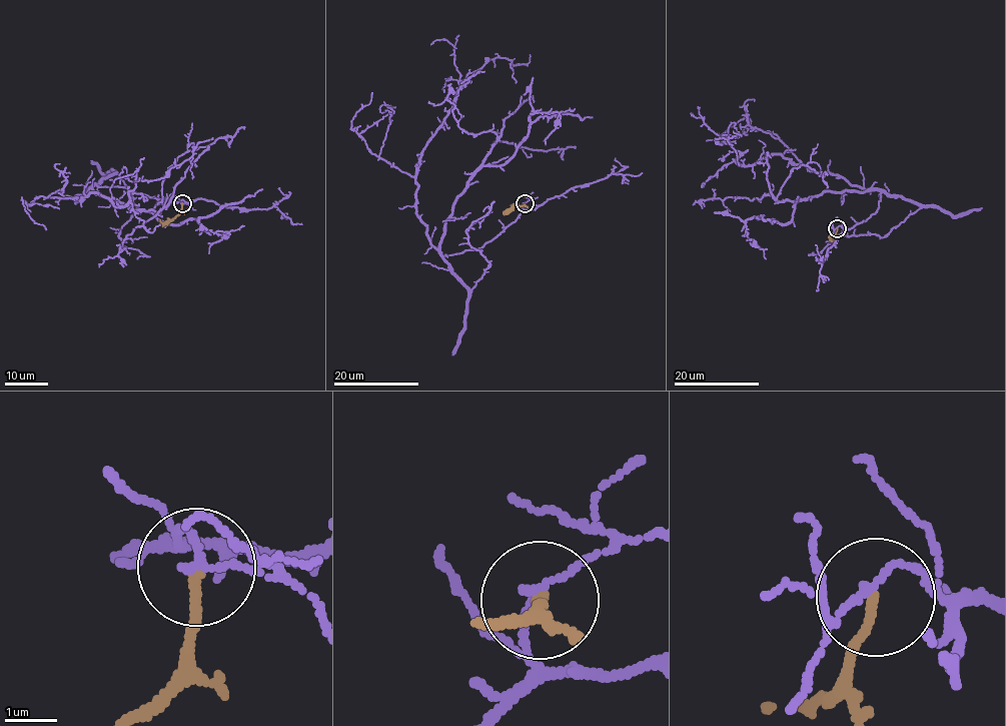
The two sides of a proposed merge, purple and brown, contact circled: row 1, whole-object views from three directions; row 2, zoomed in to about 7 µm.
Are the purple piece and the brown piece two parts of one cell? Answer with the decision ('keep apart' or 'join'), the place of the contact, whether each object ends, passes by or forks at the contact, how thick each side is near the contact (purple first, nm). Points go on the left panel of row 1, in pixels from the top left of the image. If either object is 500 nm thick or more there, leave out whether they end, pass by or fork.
keep apart; place (182, 203); purple passes by; brown ends; calibres 130 and 170 nm

